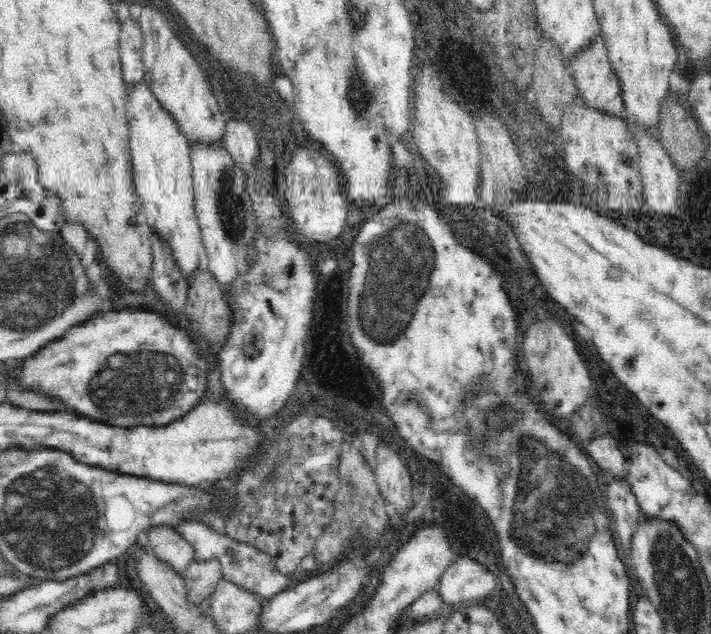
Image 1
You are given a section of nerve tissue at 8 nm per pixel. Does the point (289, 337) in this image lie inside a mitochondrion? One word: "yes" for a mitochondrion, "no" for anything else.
no

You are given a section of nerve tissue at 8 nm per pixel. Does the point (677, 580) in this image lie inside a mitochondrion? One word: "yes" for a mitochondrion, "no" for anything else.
yes

